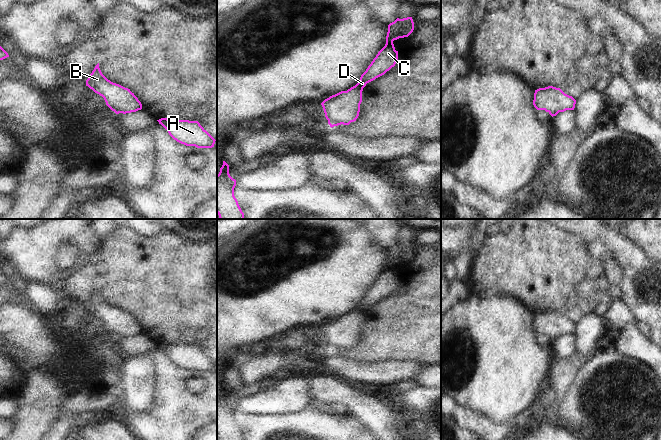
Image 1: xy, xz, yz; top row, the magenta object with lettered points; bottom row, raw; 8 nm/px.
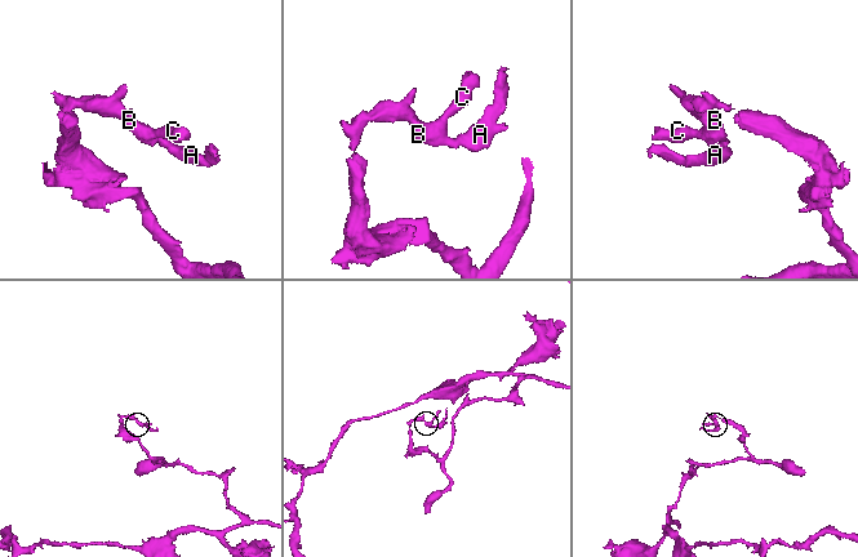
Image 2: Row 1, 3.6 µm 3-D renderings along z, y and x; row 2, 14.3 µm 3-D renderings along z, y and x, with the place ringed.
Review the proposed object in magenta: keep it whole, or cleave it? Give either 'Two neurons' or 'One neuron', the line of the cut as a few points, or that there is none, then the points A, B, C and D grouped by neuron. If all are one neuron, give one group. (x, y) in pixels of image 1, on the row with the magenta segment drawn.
One neuron. No split. Groups: A B C D

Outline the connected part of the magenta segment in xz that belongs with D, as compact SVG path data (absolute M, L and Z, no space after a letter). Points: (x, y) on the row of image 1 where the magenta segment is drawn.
M412 17L397 18L388 25L385 46L378 52L366 71L361 75L358 83L348 89L325 99L321 105L330 127L349 125L356 121L362 102L362 91L367 83L384 75L398 60L398 51L395 50L393 41L408 37L414 30Z

